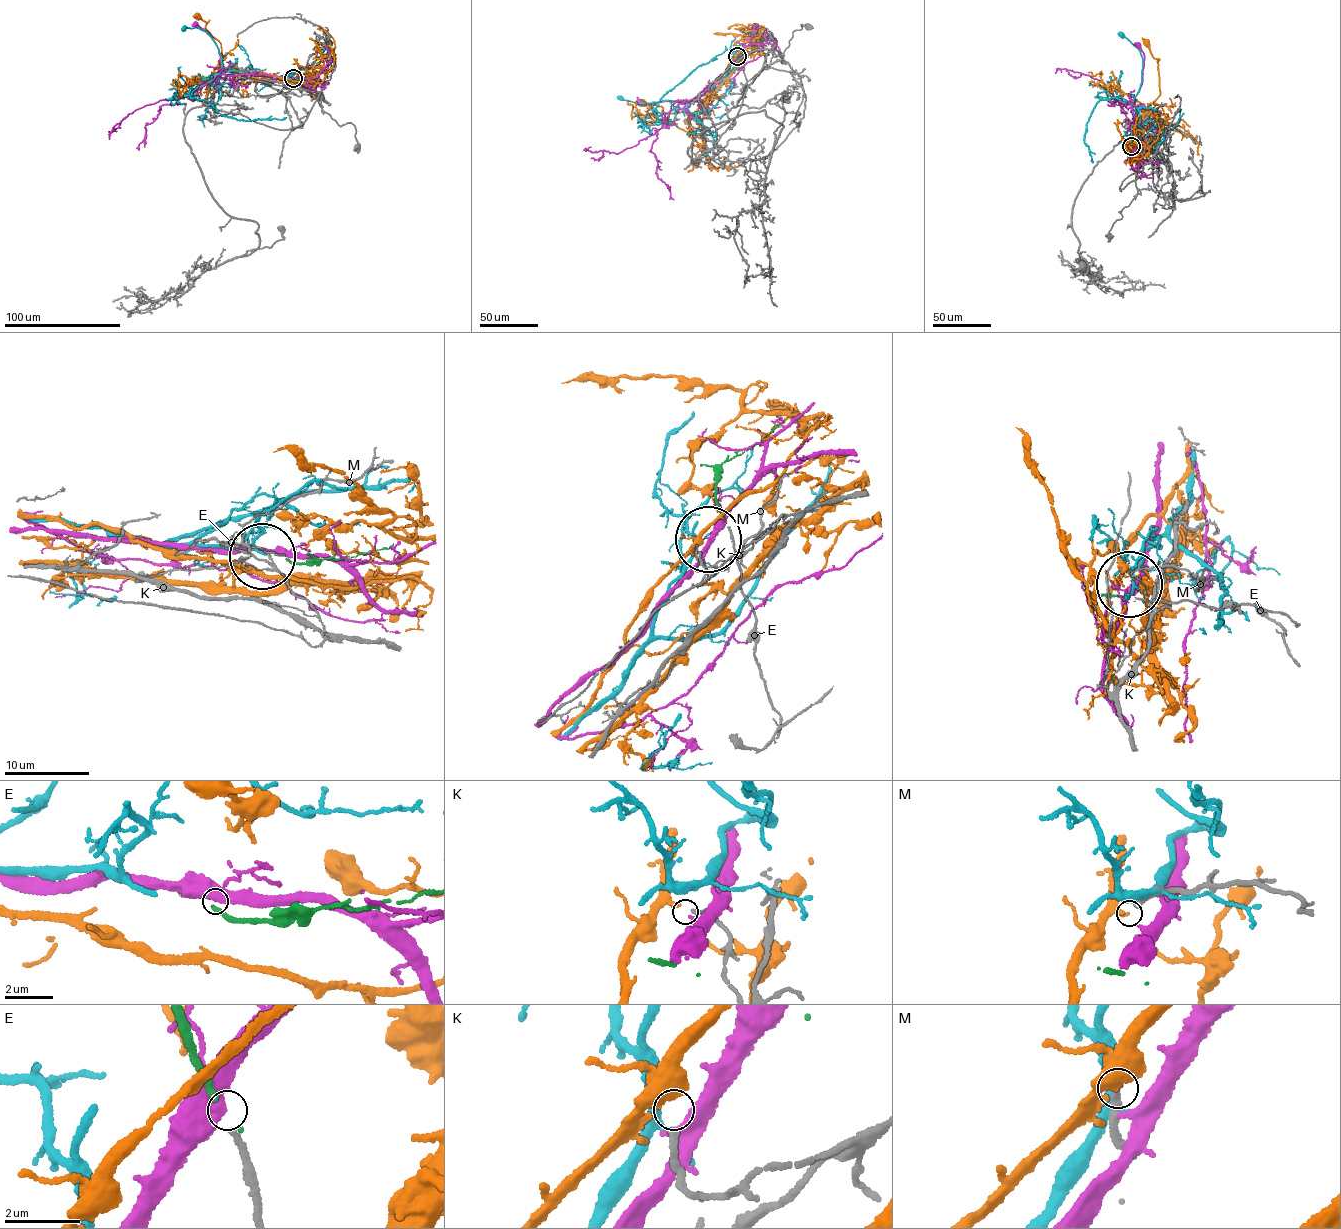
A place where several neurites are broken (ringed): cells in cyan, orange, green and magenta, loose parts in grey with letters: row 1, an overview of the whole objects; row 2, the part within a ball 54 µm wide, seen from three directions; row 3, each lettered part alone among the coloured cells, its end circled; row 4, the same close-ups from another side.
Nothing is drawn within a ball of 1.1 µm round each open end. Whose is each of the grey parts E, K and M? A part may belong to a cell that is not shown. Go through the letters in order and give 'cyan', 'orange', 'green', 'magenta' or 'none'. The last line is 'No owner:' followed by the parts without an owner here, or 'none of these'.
E: none
K: none
M: orange
No owner: E, K

